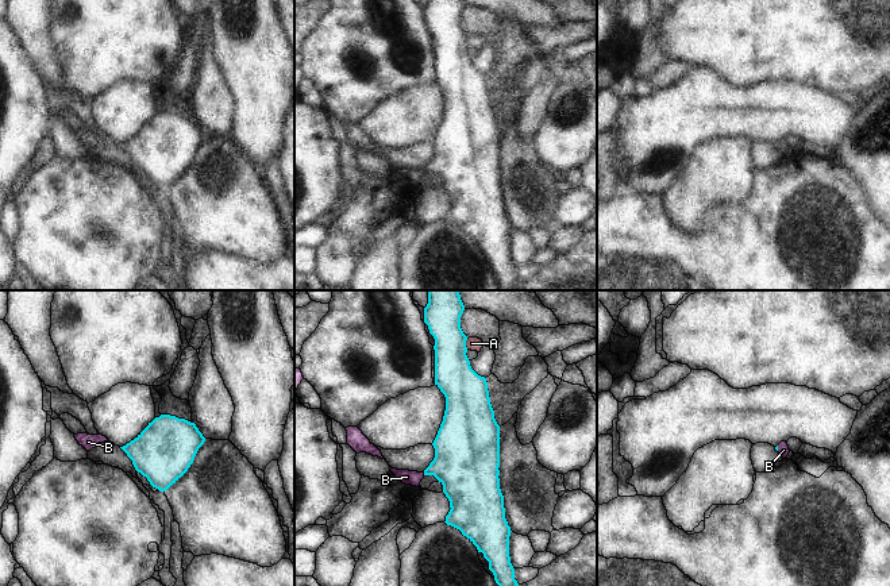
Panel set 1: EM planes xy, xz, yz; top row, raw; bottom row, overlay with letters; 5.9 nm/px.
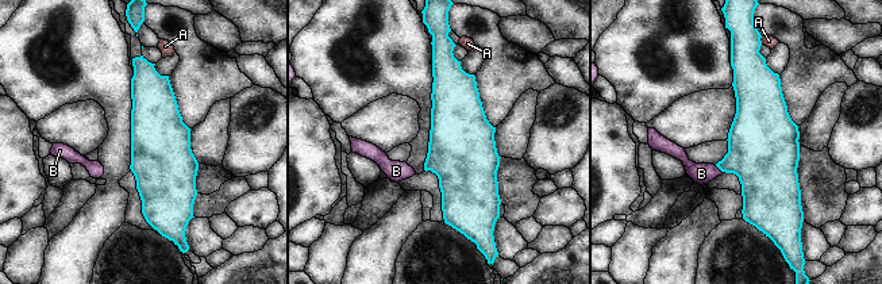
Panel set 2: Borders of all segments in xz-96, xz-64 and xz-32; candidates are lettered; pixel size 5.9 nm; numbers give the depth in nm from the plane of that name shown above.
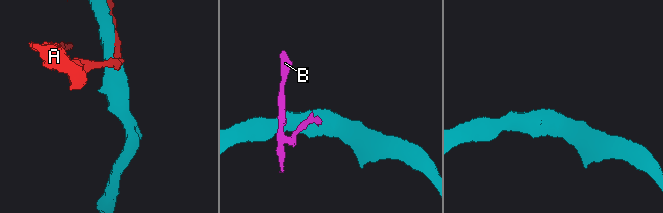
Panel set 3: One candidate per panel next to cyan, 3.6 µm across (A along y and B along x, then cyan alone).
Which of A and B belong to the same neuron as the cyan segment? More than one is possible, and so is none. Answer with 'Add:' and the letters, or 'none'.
Add: B

